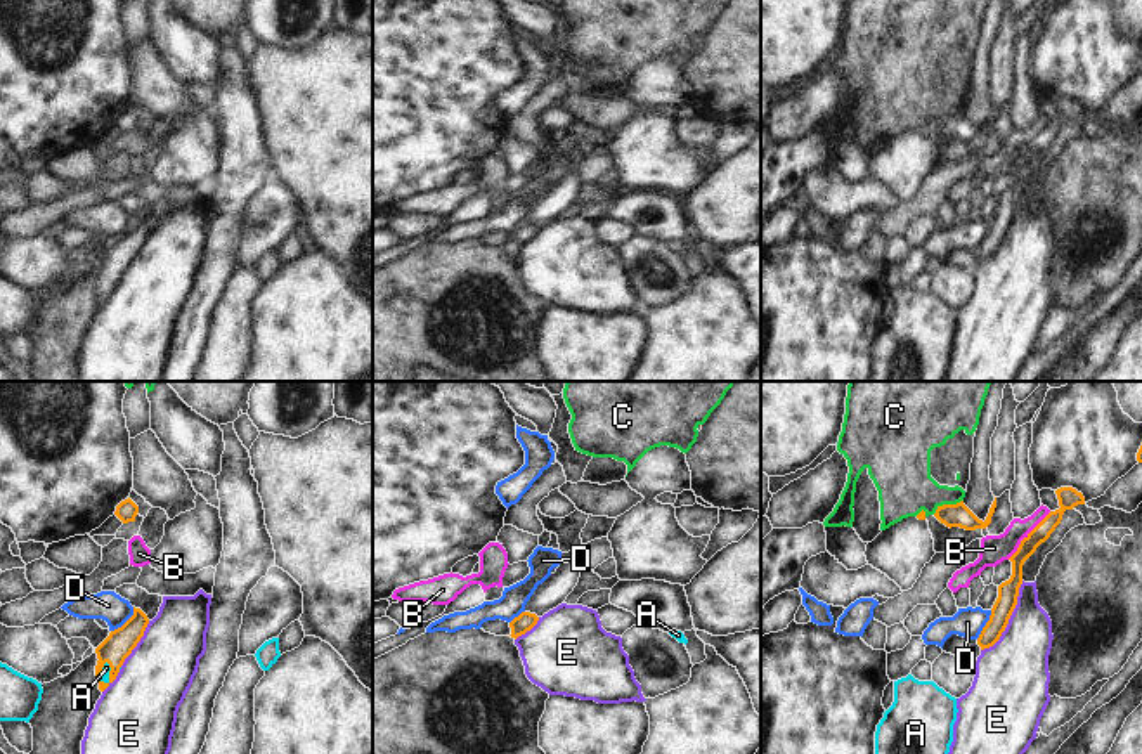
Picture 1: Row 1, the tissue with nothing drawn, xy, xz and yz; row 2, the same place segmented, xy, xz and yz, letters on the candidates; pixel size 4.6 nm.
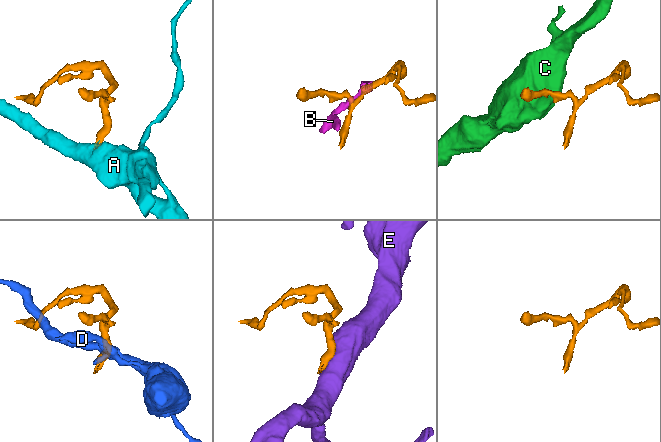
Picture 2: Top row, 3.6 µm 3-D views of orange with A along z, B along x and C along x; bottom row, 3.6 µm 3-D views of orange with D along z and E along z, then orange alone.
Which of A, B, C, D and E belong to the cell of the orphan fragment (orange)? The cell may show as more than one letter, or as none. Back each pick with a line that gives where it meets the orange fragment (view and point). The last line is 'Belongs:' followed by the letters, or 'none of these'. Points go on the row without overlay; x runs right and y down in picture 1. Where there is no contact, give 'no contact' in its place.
A: meets orange in xy at (110, 285)
Belongs: A

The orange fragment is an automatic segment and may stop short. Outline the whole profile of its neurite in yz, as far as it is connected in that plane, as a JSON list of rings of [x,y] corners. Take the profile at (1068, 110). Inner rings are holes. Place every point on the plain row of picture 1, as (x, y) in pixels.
[[[1073,99],[1055,102],[1059,121],[1050,123],[1019,156],[1017,163],[1009,170],[1012,173],[1012,187],[998,198],[998,210],[991,220],[990,232],[983,239],[977,257],[981,262],[993,258],[1005,243],[1009,231],[1017,217],[1019,199],[1022,196],[1022,177],[1045,154],[1061,135],[1066,121],[1085,116],[1085,109]]]

